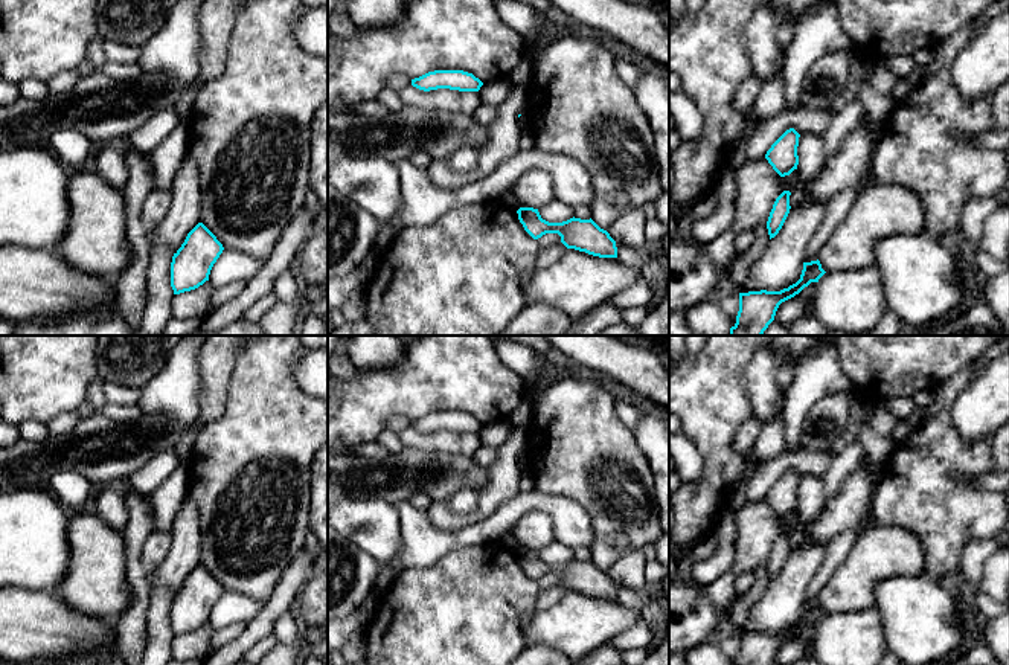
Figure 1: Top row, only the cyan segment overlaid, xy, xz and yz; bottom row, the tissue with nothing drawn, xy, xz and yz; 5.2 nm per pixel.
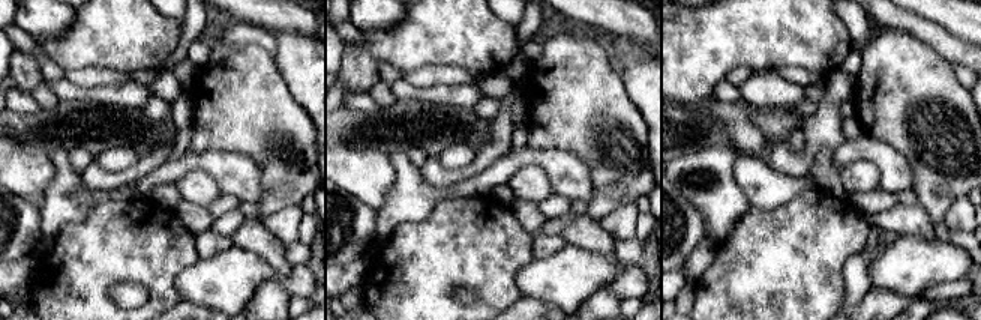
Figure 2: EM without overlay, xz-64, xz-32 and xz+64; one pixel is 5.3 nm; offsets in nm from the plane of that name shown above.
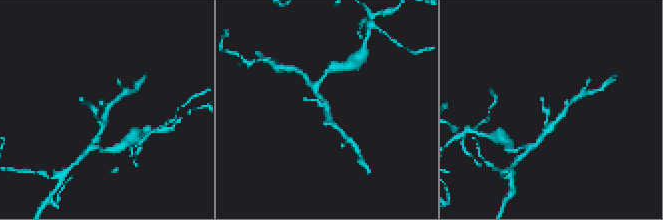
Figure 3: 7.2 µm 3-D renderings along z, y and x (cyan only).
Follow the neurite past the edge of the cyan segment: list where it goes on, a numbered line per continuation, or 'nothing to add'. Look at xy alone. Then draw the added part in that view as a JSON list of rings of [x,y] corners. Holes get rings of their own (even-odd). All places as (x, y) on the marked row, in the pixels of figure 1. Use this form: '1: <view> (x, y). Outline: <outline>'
nothing to add

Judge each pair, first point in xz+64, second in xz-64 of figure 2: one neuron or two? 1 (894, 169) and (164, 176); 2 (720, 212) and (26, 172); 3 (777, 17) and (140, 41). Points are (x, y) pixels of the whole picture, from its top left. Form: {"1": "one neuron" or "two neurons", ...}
{"1": "one neuron", "2": "one neuron", "3": "one neuron"}

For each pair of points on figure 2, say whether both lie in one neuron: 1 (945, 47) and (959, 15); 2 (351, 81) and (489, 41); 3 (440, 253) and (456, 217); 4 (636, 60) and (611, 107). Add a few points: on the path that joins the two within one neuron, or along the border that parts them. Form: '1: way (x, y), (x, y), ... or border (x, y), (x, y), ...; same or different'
1: border (920, 15), (965, 41); different
2: way (386, 47), (408, 47), (417, 41), (455, 41); same
3: way (449, 244), (456, 236), (456, 226); same
4: border (620, 75), (629, 98), (642, 114); different

